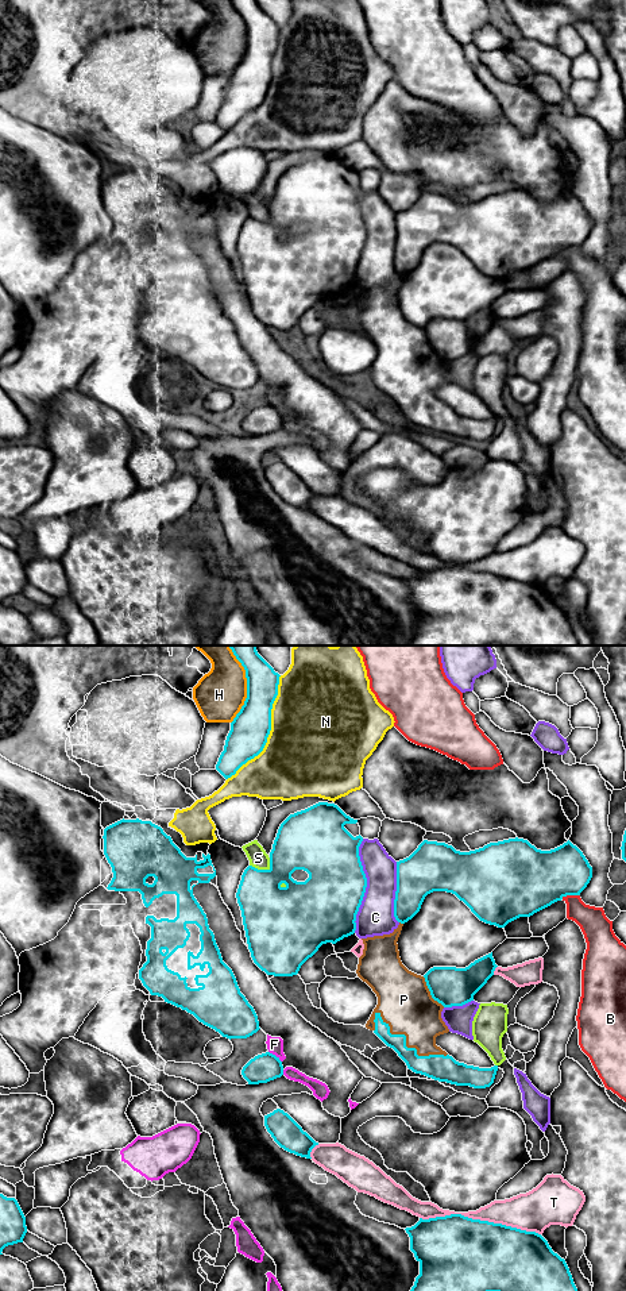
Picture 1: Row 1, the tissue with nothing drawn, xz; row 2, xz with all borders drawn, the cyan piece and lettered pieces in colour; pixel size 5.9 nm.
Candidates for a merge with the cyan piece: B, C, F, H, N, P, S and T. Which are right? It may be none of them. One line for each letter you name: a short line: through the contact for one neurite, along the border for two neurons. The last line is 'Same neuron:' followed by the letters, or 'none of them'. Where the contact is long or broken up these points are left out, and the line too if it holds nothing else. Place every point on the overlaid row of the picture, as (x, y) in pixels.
Same neuron: P

